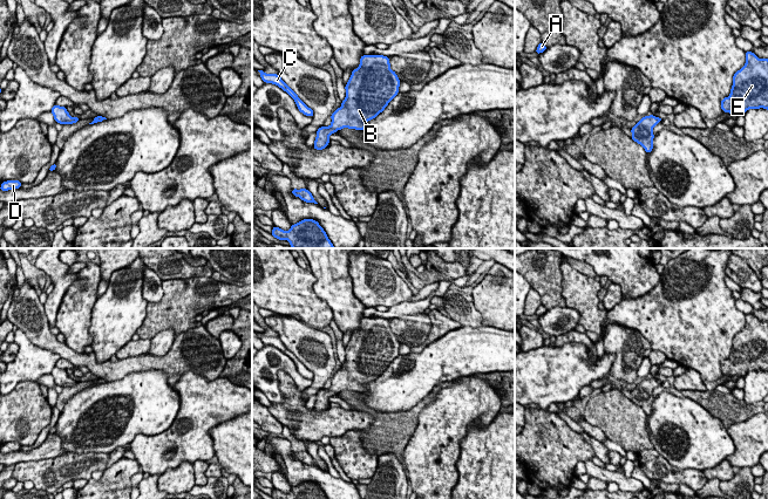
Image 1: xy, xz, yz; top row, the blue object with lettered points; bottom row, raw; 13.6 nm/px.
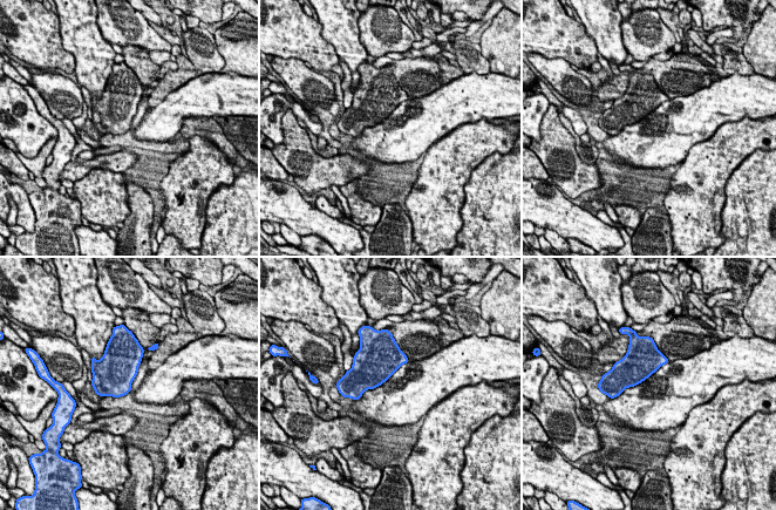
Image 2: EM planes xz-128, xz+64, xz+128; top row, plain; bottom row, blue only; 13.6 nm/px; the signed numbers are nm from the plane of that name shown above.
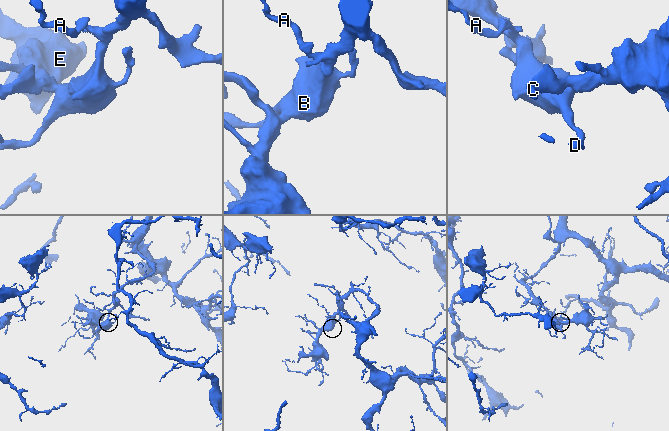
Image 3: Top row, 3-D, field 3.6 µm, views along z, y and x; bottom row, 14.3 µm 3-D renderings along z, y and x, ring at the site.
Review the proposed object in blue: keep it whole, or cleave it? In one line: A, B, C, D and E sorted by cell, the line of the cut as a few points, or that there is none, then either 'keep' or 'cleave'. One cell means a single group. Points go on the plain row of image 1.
A B C D E; no cut; keep

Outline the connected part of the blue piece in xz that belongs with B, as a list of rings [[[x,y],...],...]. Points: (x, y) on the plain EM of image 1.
[[[362,317],[345,348],[346,360],[332,377],[329,389],[317,392],[313,411],[328,409],[329,398],[344,390],[365,392],[366,385],[385,372],[399,356],[400,342],[390,331],[389,320]]]

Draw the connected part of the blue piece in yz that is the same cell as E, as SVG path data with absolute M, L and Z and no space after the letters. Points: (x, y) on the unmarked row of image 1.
M746 314L746 326L733 337L730 356L721 362L721 371L730 377L745 377L749 371L760 370L768 372L768 321L759 321L753 314Z

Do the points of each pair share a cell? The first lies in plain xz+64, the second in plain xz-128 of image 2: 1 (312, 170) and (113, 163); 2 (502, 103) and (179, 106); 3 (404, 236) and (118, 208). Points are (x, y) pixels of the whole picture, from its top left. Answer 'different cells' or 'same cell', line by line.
1: same cell
2: same cell
3: different cells

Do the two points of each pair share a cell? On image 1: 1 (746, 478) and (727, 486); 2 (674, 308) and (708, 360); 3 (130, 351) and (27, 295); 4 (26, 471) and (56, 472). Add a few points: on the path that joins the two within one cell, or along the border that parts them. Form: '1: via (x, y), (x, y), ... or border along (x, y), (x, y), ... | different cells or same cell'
1: via (741, 483), (738, 486), (732, 486) | same cell
2: via (687, 321), (700, 336), (702, 347) | same cell
3: border along (147, 353), (117, 360) | different cells
4: via (33, 471), (49, 472) | same cell

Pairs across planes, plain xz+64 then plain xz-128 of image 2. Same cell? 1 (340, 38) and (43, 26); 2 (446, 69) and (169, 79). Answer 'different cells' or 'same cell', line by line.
1: different cells
2: same cell

